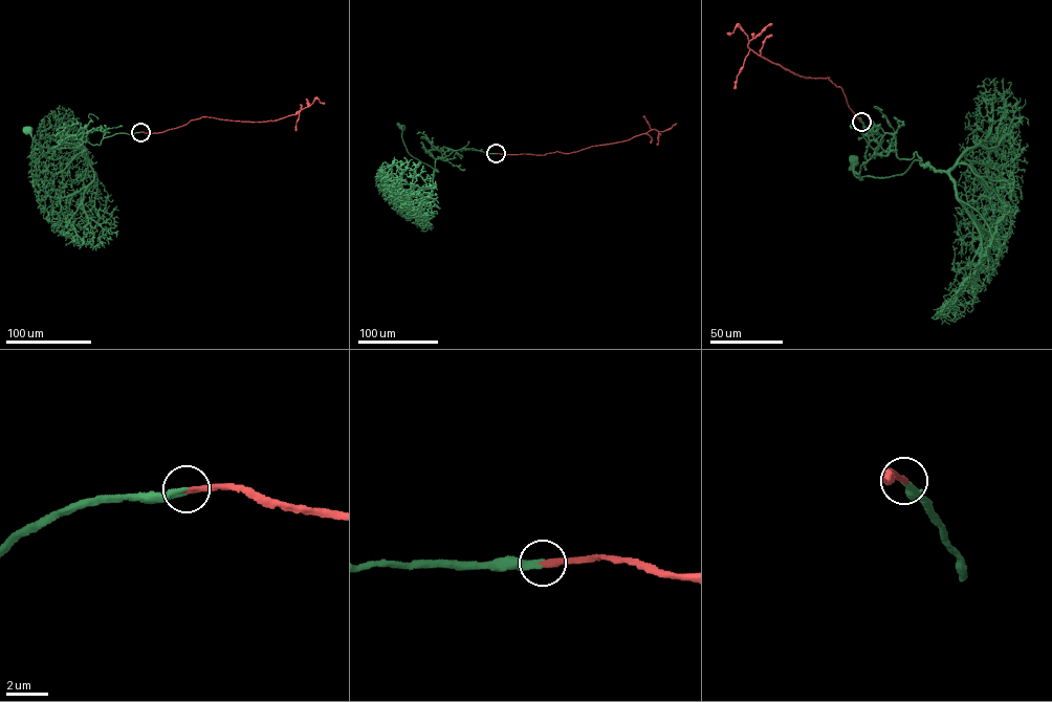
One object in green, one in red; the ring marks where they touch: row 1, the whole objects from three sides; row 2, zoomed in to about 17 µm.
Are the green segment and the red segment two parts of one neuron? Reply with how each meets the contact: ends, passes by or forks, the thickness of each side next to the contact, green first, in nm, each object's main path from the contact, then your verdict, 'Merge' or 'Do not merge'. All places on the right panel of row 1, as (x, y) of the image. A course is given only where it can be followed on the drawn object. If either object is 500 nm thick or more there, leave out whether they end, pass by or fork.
At the ring green ends. At the ring red ends. Thickness 300 nm (green) against 280 nm. Course of green: (861, 122), (875, 155), (892, 151), (911, 159), (915, 152), (920, 162), (881, 178), (857, 177), (853, 161). Course of red: (861, 122), (829, 78), (806, 78), (758, 55), (738, 25), (727, 34). Merge

